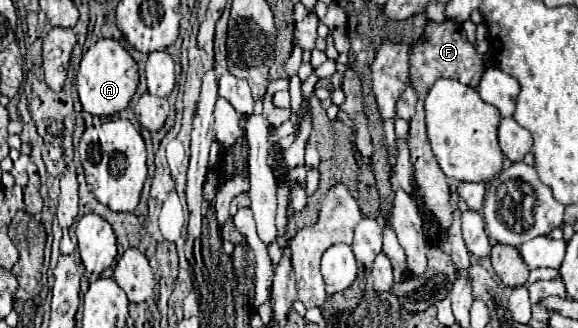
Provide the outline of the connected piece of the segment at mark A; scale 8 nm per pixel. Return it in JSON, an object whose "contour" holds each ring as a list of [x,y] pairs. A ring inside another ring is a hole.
{"contour":[[[99,39],[95,45],[87,49],[87,53],[83,53],[81,67],[77,73],[77,91],[83,111],[91,113],[93,117],[111,117],[121,113],[135,95],[137,85],[137,63],[115,39]]]}

